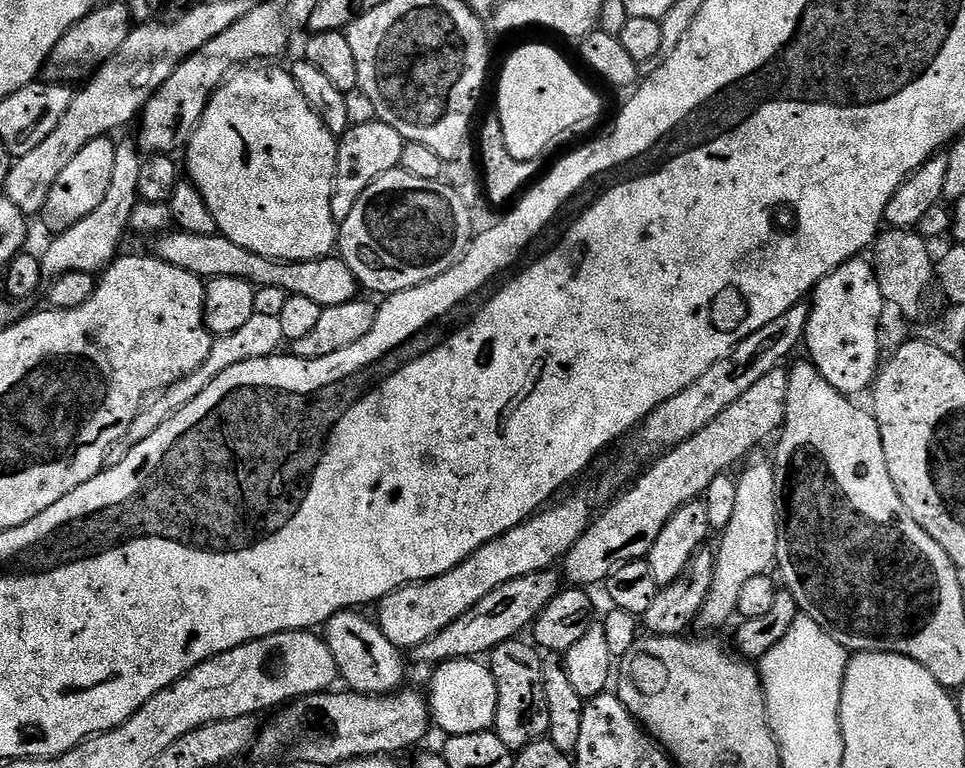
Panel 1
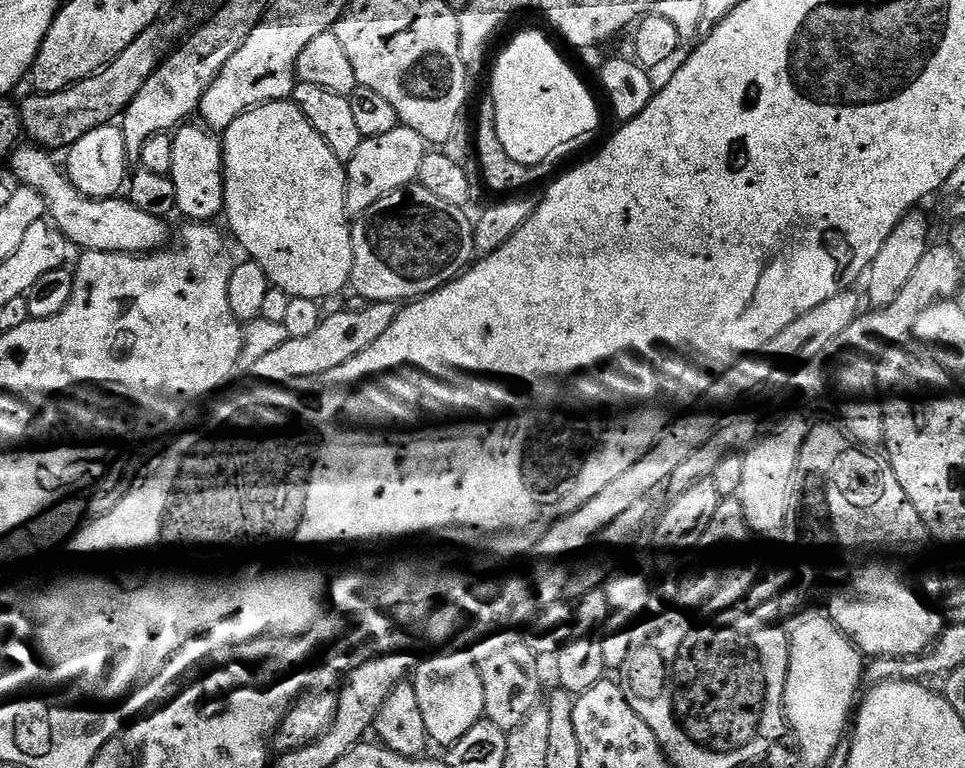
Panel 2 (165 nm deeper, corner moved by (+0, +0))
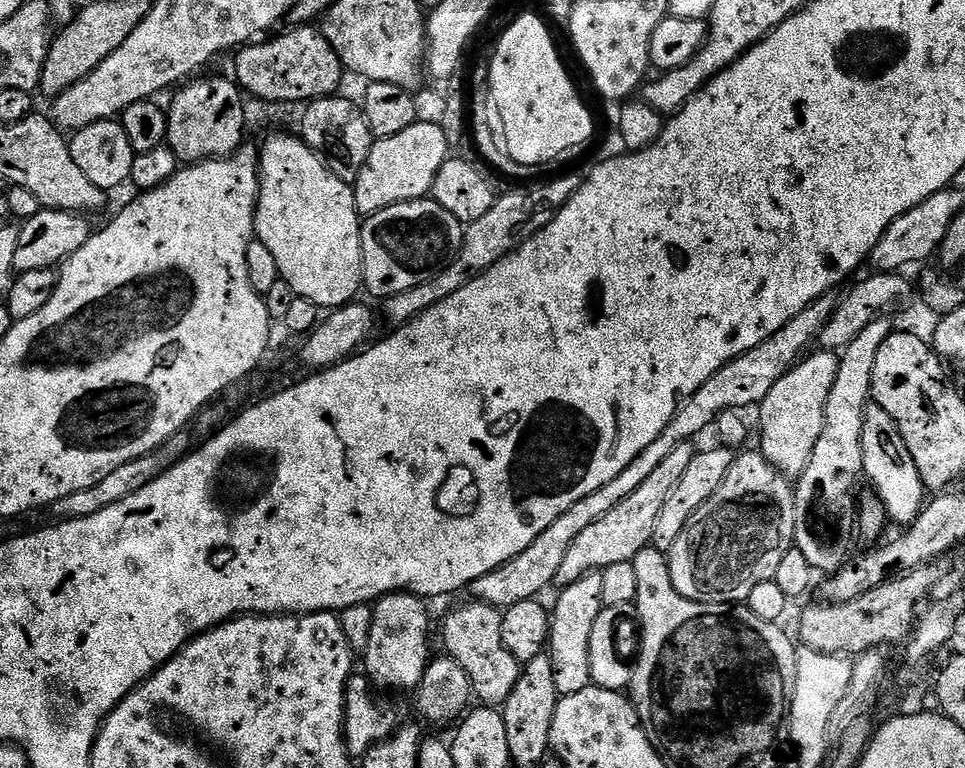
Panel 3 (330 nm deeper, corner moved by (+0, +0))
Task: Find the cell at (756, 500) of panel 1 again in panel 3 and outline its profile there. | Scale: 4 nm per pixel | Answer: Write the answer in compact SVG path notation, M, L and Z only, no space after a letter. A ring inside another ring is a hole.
M816 350L805 355L799 364L795 364L785 376L774 382L774 390L770 390L770 394L766 394L758 406L759 451L783 476L799 478L806 470L814 454L814 446L818 446L818 438L822 438L826 398L830 398L834 378L838 378L839 365L840 357L832 350Z

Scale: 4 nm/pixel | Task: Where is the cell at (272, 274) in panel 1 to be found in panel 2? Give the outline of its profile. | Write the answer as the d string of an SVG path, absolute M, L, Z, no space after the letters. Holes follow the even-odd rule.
M43 146L17 147L10 157L10 169L23 185L42 194L51 223L62 230L69 245L89 252L130 252L147 254L163 249L169 243L168 224L163 215L138 210L131 200L108 196L104 200L92 200L74 186L67 171L55 160L53 153Z

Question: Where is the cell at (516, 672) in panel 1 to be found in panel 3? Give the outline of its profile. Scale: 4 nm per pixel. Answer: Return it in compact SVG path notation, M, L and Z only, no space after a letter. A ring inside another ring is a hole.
M479 602L467 603L468 604L462 605L461 608L454 609L453 612L445 618L443 651L451 656L454 662L458 662L458 666L462 666L462 670L466 670L466 674L472 683L473 697L475 697L481 705L503 706L506 702L506 698L510 698L510 690L514 690L514 686L518 682L522 667L521 661L516 660L514 654L510 654L510 650L502 638L501 609Z

